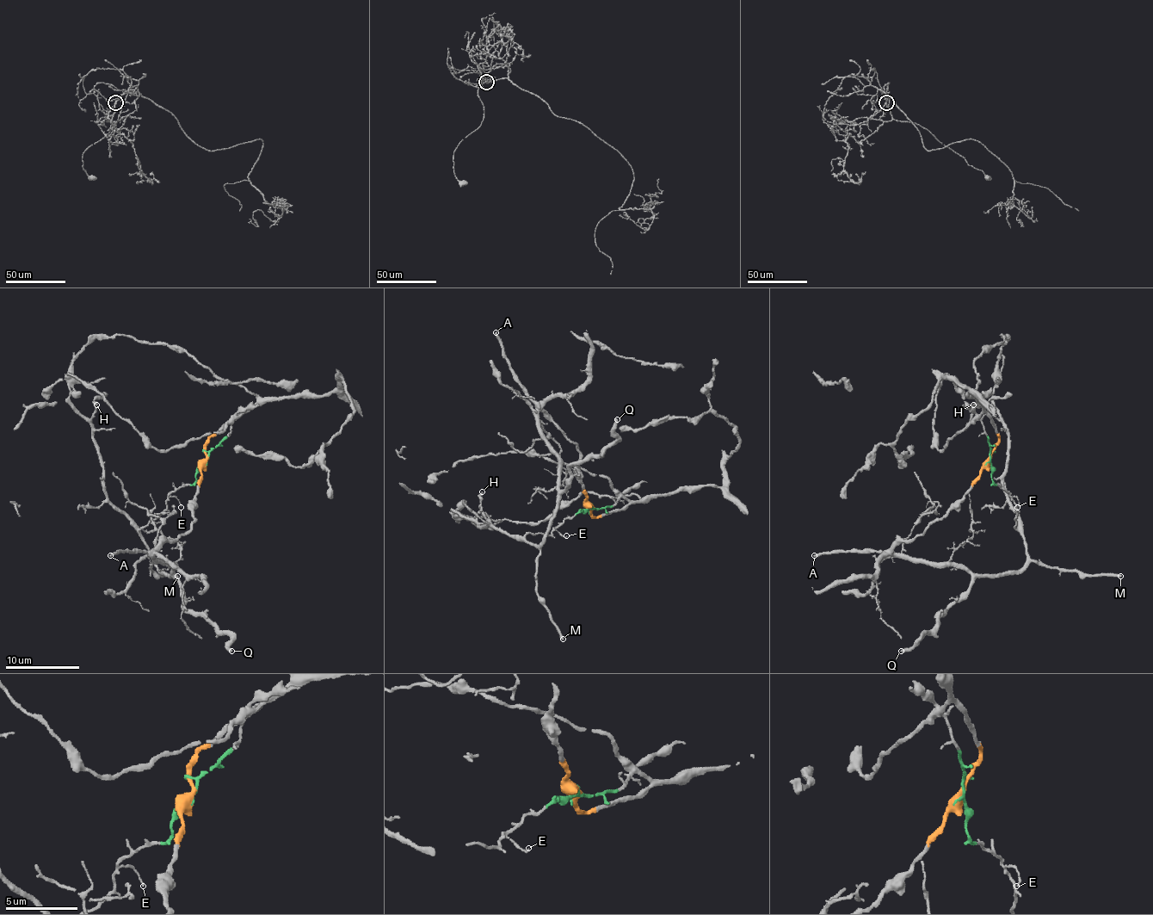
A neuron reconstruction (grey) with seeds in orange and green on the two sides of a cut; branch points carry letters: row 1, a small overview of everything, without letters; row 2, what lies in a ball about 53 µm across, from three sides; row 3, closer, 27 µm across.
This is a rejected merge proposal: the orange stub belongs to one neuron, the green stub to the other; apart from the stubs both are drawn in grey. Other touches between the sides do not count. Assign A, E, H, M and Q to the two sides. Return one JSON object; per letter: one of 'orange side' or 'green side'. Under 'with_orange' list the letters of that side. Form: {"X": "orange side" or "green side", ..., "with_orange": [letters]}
{"A": "orange side", "E": "green side", "H": "green side", "M": "green side", "Q": "green side", "with_orange": ["A"]}

